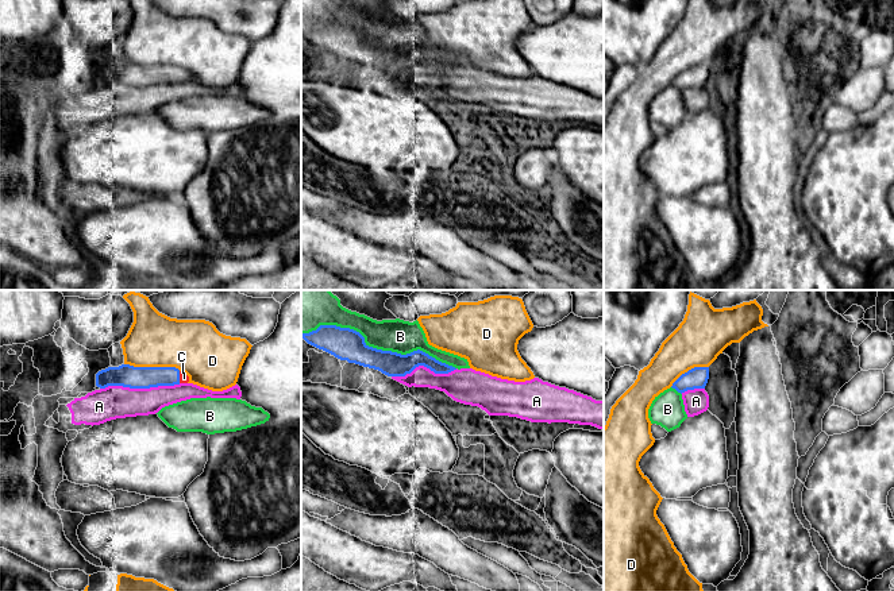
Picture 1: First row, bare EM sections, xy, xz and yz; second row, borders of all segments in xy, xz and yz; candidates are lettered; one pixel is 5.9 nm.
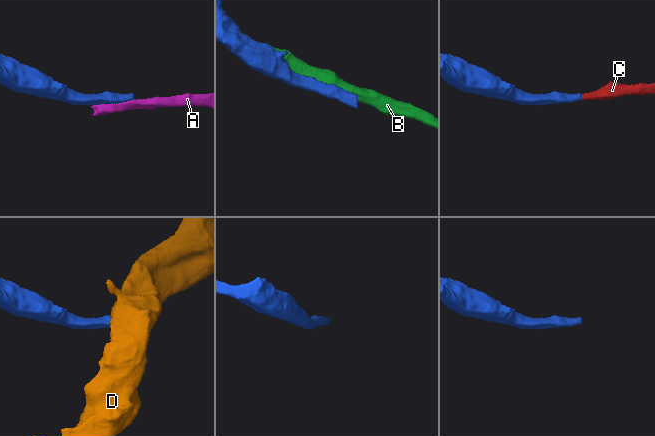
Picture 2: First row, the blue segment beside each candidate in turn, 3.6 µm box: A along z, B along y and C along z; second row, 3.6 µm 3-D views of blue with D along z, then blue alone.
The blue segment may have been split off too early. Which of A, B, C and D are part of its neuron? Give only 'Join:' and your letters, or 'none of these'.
Join: C

